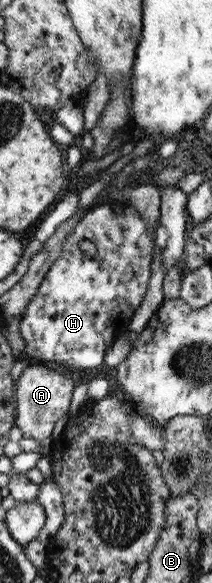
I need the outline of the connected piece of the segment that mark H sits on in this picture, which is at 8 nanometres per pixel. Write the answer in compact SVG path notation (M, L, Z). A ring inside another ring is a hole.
M127 200L109 201L107 204L100 204L92 207L91 210L81 218L78 226L74 227L73 232L66 235L65 243L61 248L61 255L54 261L54 264L52 264L49 271L44 275L38 292L31 298L31 301L28 303L28 306L26 306L25 311L21 316L19 327L22 339L24 339L24 343L26 343L26 355L40 361L57 362L57 364L63 363L64 365L81 369L92 369L104 364L107 353L111 350L112 345L115 344L115 340L119 338L120 334L128 332L127 326L130 324L132 315L134 314L134 311L139 308L147 293L151 275L151 260L156 228L158 228L158 226L147 228L146 221L141 217L136 206L130 204ZM84 239L90 240L96 245L96 255L94 259L87 258L86 260L82 260L82 255L84 253L79 249L78 244Z

